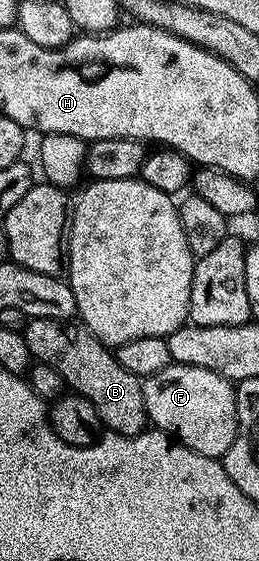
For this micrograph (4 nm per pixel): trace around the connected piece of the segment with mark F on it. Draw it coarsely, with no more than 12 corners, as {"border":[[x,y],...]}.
{"border":[[172,363],[143,380],[149,424],[223,460],[236,388]]}

